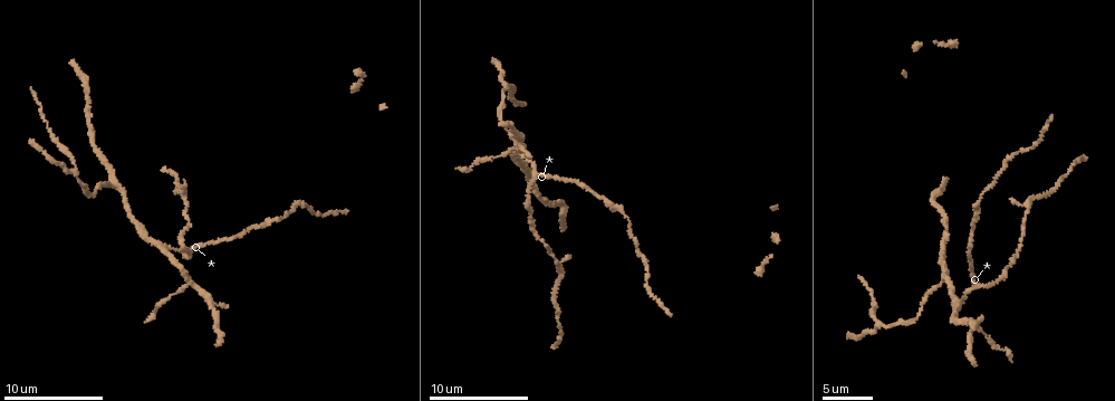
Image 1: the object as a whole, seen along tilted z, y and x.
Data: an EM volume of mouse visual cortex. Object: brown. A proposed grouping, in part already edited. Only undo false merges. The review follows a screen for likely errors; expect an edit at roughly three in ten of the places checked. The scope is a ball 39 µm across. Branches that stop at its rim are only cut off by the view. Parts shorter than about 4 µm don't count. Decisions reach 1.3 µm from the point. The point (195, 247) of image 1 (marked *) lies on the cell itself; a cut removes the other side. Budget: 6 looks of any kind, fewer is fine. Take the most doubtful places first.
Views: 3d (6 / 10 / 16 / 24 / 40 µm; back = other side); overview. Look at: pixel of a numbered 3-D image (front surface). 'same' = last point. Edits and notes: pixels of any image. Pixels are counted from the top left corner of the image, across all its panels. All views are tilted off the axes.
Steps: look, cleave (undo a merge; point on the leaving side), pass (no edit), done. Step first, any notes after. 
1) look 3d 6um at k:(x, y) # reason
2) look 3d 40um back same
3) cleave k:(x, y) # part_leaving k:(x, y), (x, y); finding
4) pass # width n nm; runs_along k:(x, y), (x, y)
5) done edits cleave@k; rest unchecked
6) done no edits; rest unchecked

look 3d 16um at 1:(165, 249) # branch point

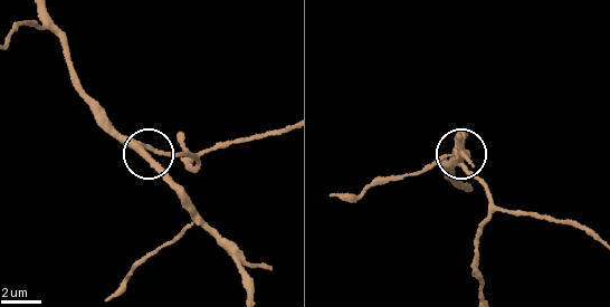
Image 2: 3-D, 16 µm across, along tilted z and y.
look 3d 6um at 2:(143, 156) # closer look

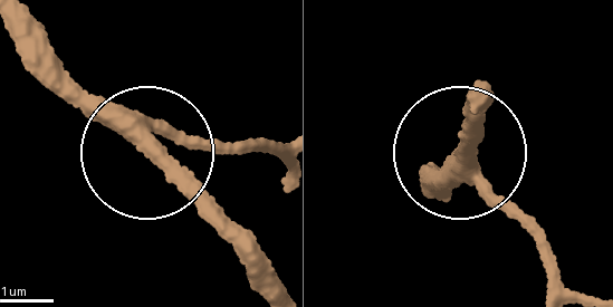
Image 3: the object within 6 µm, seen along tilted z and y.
pass # runs_along 3:(277, 145), (170, 136), (146, 147), (154, 168), (242, 228); all the same cell

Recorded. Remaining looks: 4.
look 3d 10um at 1:(192, 284) # small branch off a trunk

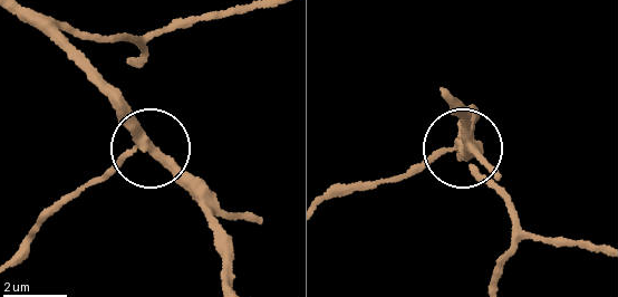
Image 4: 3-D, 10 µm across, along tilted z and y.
cleave 4:(105, 173) # side_arm 7 um; part_leaving 4:(132, 151), (56, 203), (12, 255); a second cell is stuck on

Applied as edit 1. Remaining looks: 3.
look overview

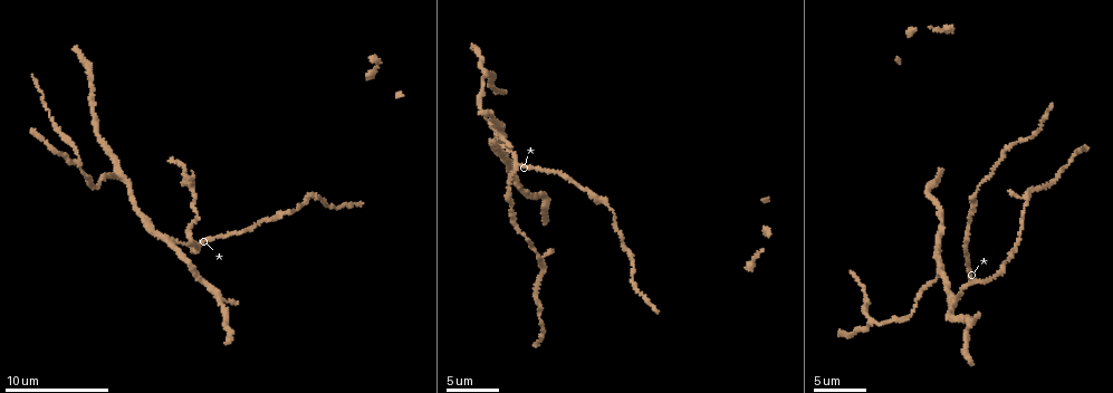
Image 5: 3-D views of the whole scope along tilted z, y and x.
look 3d 16um at 5:(118, 176) # a fork

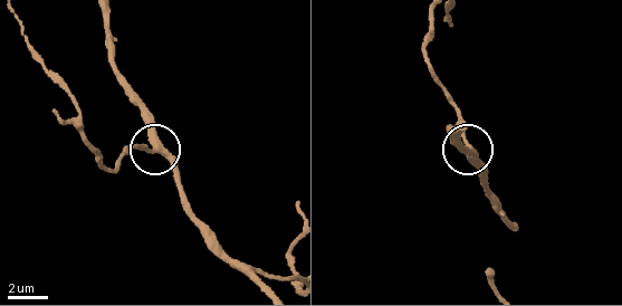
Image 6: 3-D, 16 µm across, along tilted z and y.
pass # one cell here

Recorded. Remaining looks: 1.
done edits cleave@4; rest unchecked

